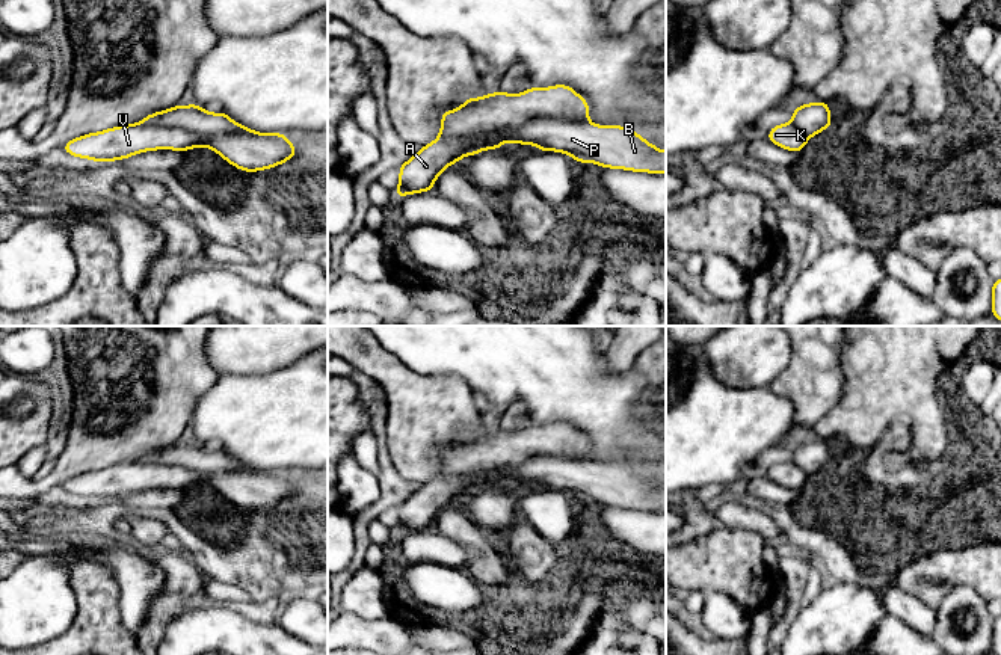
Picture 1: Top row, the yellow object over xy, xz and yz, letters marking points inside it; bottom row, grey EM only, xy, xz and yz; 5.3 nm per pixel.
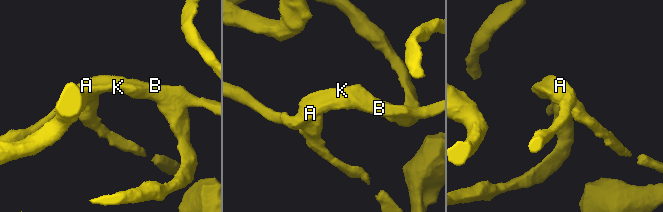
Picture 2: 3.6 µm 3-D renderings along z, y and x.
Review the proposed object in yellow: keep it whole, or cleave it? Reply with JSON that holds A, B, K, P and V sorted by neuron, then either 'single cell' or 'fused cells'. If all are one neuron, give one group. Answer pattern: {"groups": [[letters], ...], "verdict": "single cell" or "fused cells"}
{"groups": [["A", "B", "K", "P", "V"]], "verdict": "single cell"}

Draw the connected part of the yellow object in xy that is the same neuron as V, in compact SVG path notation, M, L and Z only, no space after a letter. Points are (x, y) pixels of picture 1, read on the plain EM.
M198 442L175 444L145 454L139 462L89 471L65 481L65 490L94 500L124 498L154 487L187 489L205 484L245 510L288 500L296 486L284 471L257 471L226 451L210 451Z

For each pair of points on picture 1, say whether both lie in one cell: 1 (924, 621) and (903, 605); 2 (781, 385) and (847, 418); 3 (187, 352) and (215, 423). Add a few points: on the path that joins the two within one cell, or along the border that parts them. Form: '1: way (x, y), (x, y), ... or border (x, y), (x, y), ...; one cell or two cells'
1: way (920, 616), (908, 608); one cell
2: border (846, 378), (838, 402), (813, 426); two cells
3: border (219, 376), (195, 405), (187, 426); two cells

